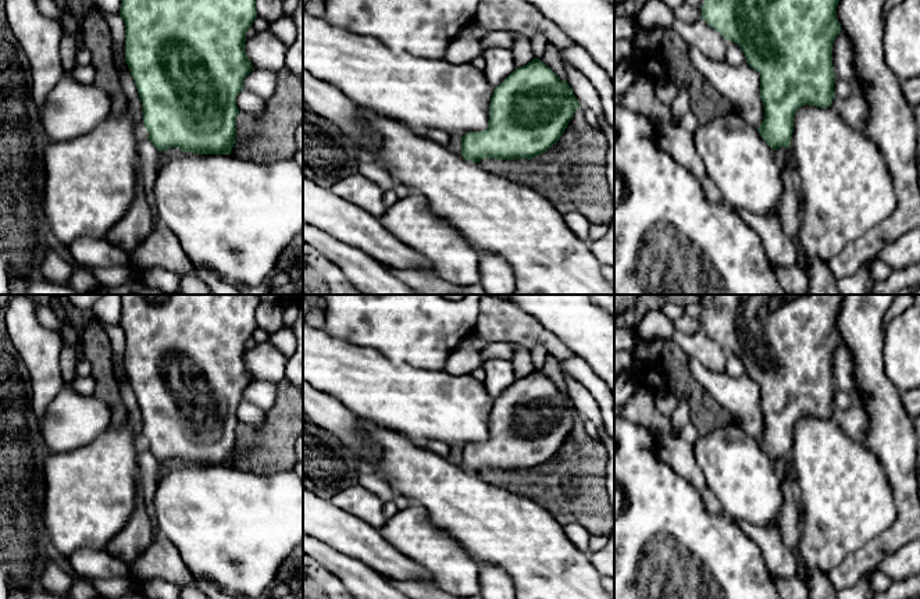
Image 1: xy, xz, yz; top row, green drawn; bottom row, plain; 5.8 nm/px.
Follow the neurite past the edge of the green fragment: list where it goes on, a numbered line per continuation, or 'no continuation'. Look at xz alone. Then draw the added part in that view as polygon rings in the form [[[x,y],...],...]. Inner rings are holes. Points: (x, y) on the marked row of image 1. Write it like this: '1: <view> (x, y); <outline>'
no continuation

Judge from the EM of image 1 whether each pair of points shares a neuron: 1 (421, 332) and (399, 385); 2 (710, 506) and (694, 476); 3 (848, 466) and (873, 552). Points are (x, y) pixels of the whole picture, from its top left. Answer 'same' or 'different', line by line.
1: different
2: same
3: different

